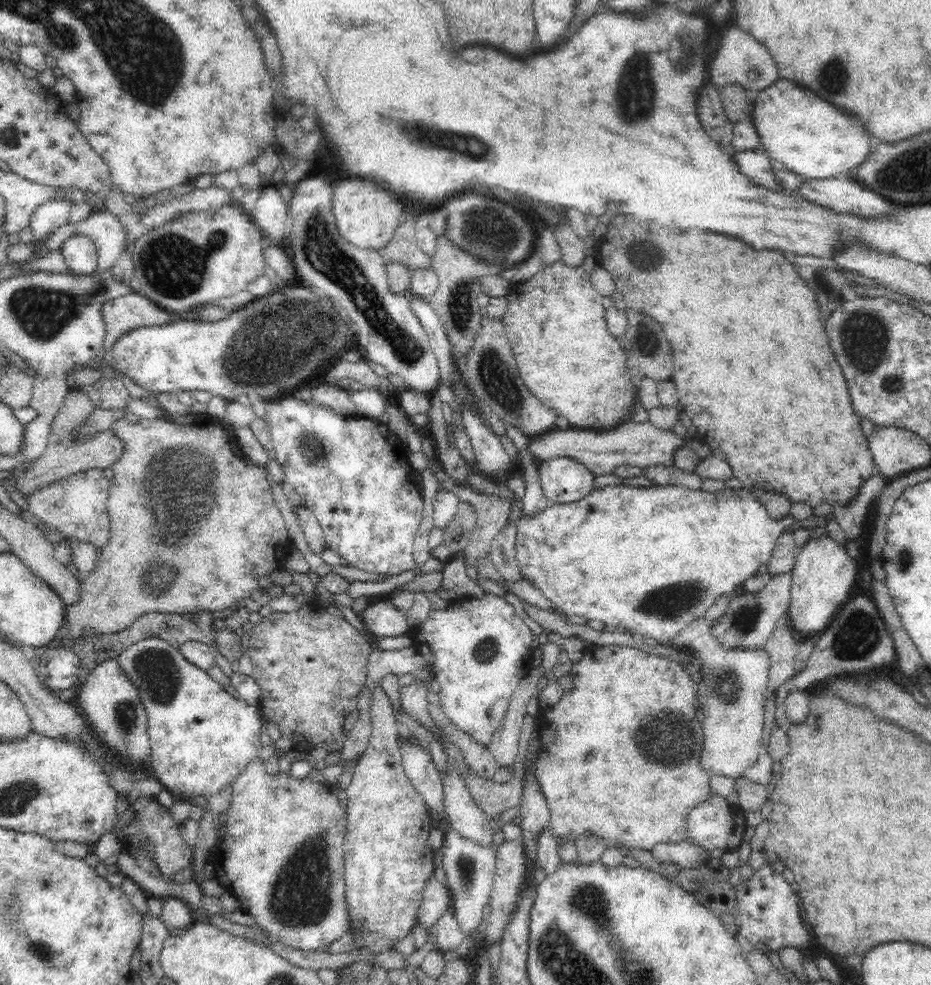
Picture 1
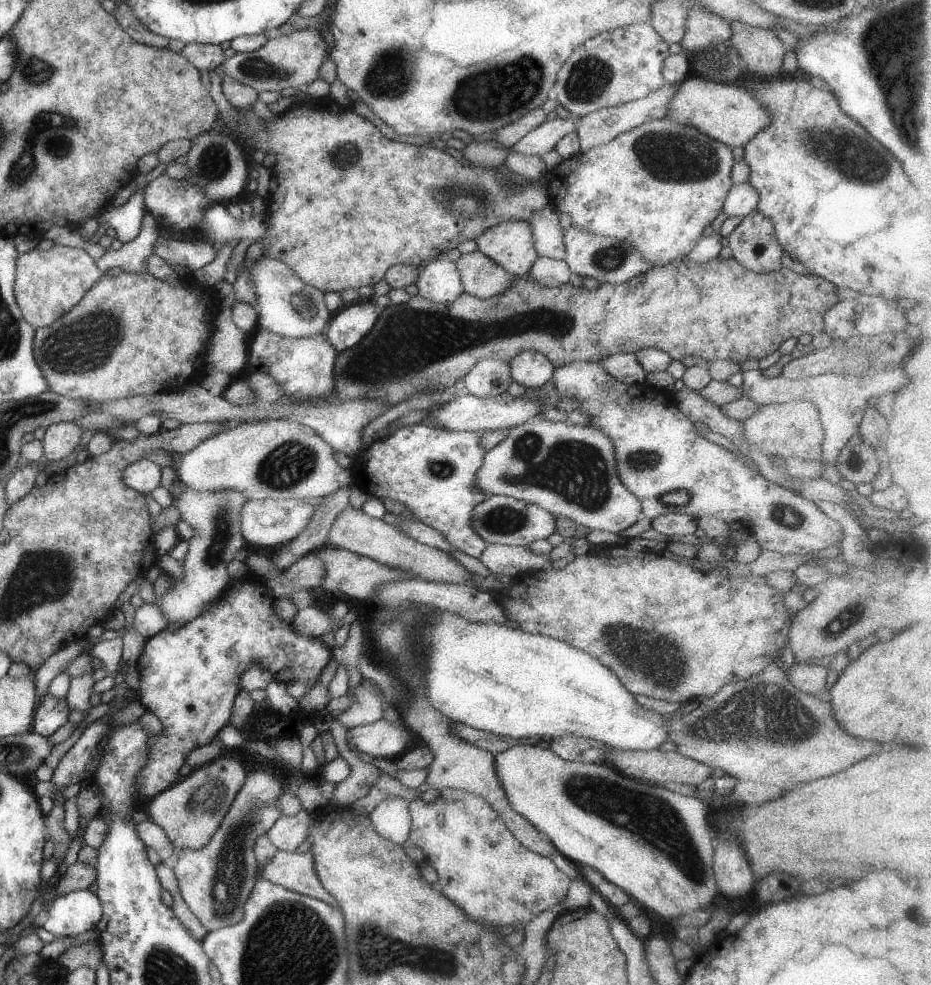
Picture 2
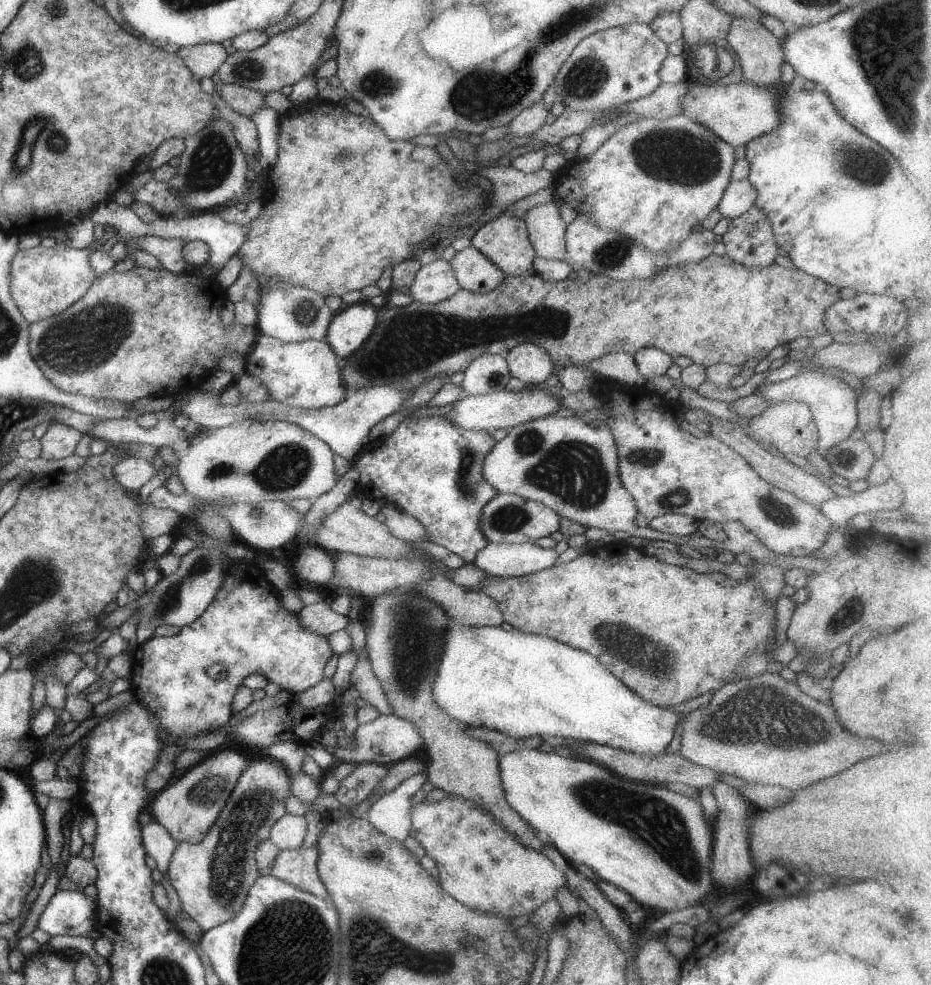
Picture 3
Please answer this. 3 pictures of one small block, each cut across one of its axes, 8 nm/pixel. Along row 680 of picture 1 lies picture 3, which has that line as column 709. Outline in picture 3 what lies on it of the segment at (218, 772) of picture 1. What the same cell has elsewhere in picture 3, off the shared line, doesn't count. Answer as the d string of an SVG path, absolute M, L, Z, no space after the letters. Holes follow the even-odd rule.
M682 114L673 115L664 119L639 119L631 124L625 125L617 130L609 138L605 139L587 158L578 161L566 163L552 173L552 188L555 203L562 204L566 202L575 211L577 215L586 216L590 221L608 231L615 231L626 237L632 238L637 244L643 245L647 250L655 254L670 253L689 233L699 228L702 220L716 208L725 187L728 185L730 178L730 170L735 162L733 149L730 144L717 138L708 128L697 124L693 119L687 118Z

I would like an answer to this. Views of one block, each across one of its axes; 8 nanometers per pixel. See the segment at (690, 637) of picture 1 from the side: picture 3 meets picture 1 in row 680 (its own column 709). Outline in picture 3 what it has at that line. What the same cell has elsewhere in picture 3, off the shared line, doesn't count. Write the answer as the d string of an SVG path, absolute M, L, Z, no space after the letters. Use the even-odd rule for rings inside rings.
M767 671L721 686L711 702L688 706L686 717L676 723L674 732L681 736L679 754L693 764L740 778L745 783L779 785L795 792L795 788L849 768L857 758L855 742L845 738L845 730L839 724L830 704L805 696L795 683L786 681L778 672Z

